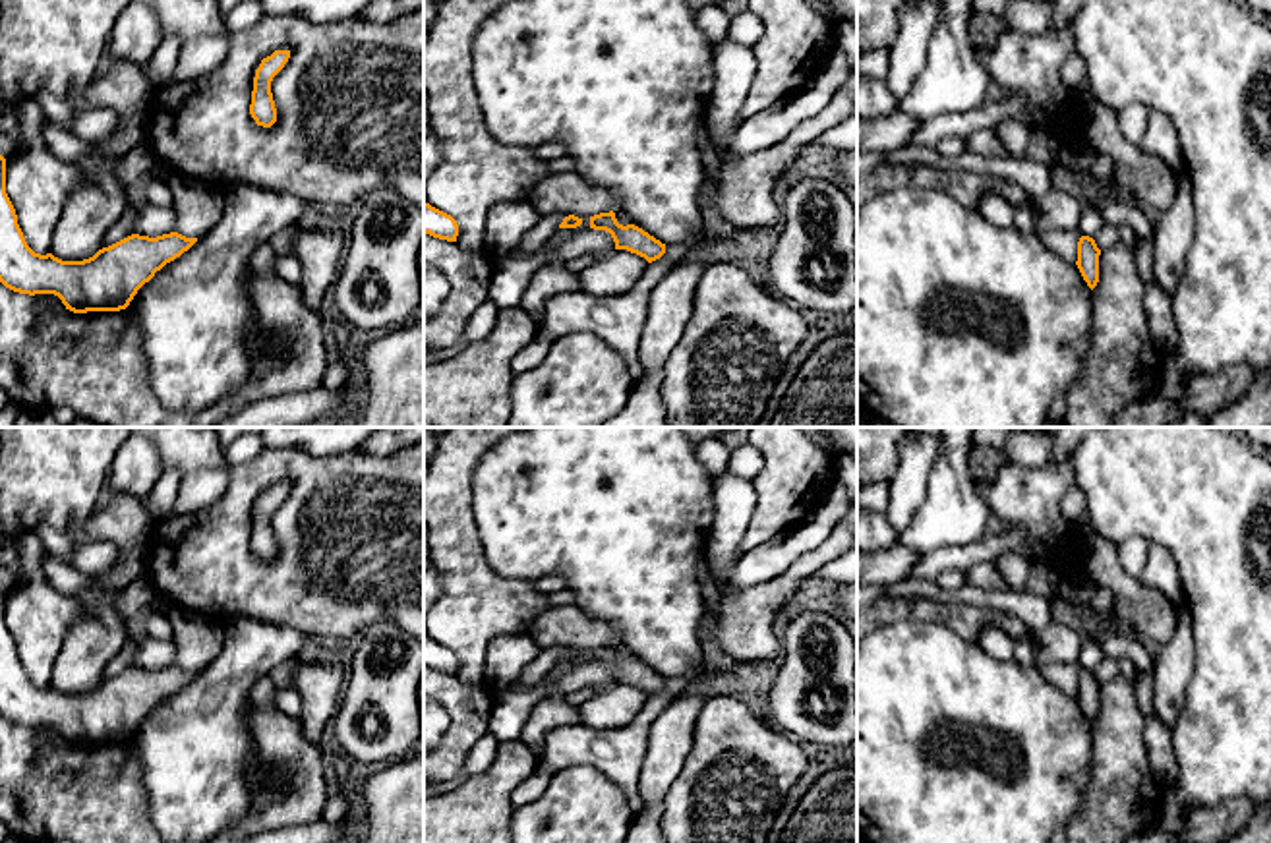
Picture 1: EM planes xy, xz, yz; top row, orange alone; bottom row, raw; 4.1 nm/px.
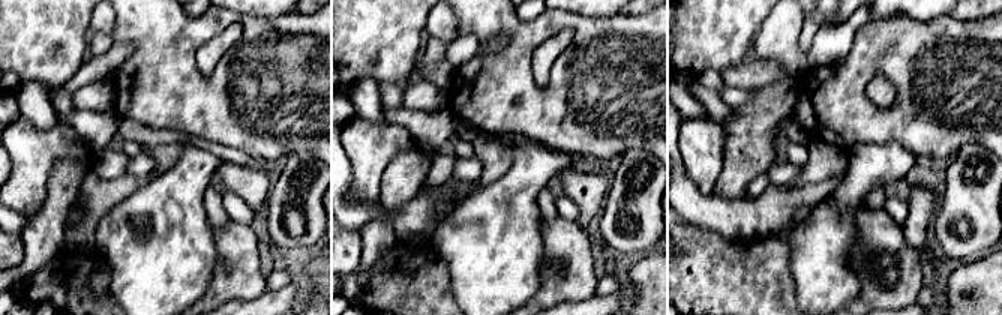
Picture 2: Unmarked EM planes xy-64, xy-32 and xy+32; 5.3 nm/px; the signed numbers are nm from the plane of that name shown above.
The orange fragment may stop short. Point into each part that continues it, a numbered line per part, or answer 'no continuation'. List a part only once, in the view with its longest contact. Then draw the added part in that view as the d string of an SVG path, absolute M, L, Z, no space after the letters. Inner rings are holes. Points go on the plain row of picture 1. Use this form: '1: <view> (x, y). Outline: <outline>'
no continuation

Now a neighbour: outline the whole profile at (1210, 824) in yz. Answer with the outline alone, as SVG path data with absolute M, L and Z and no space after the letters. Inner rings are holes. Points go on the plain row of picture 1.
M1246 797L1192 808L1186 812L1186 839L1188 843L1221 843L1242 831L1254 814L1254 802Z

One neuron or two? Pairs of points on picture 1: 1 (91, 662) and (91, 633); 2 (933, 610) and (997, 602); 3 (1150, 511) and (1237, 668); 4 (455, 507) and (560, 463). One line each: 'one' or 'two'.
1: one
2: two
3: one
4: two

